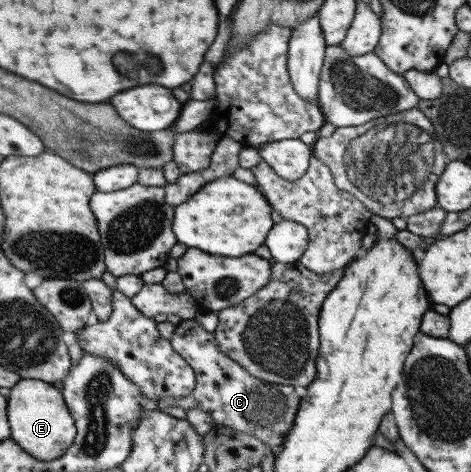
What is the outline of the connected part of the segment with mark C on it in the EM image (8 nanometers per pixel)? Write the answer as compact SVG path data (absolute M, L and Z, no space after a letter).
M195 318L175 325L170 341L174 351L194 369L196 384L188 396L161 398L158 401L159 410L164 412L169 406L179 406L186 411L199 408L207 412L216 425L252 434L267 445L275 456L280 454L301 403L301 397L294 387L252 376L241 364L222 353L215 334L206 331Z

